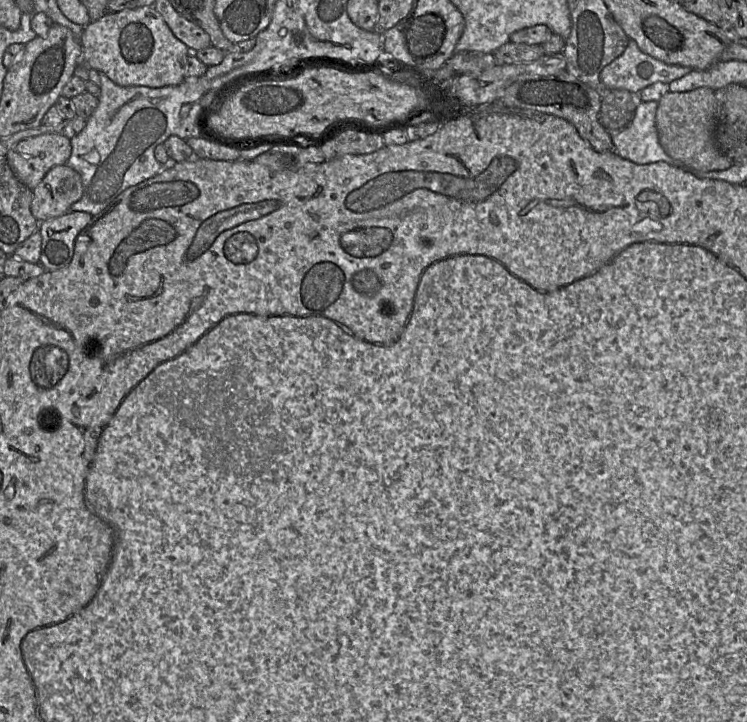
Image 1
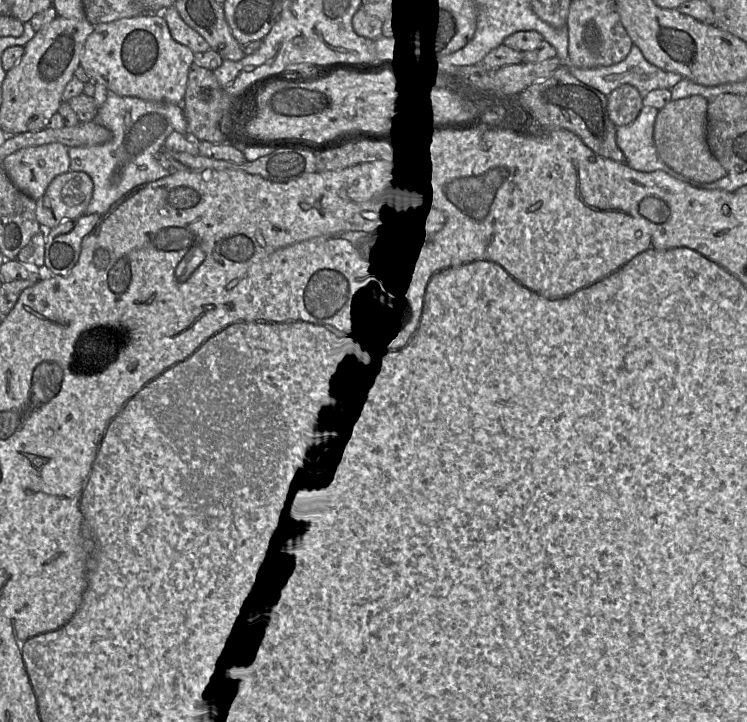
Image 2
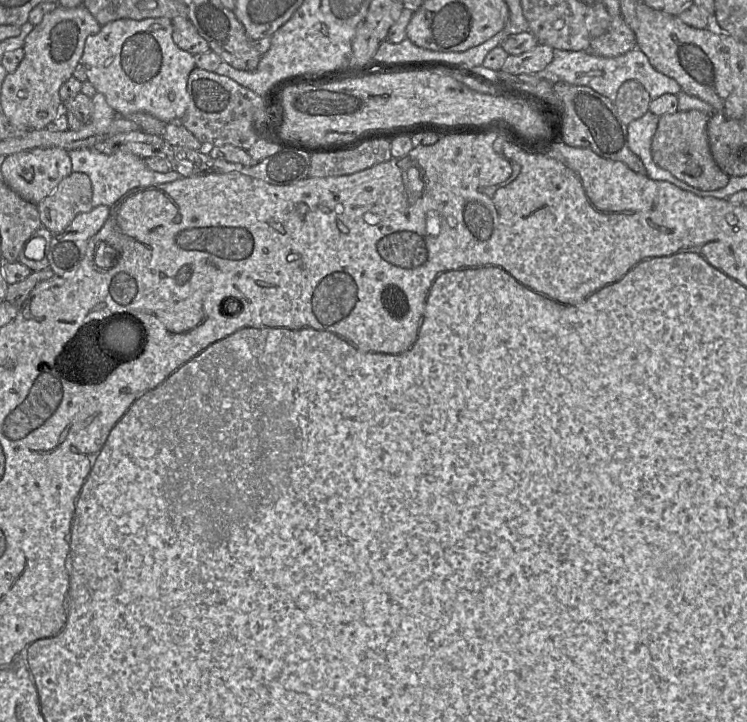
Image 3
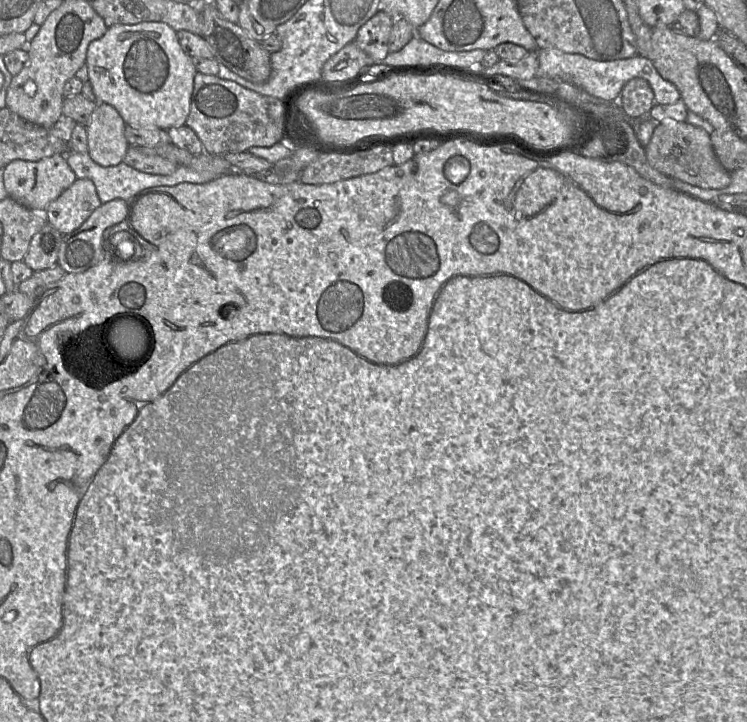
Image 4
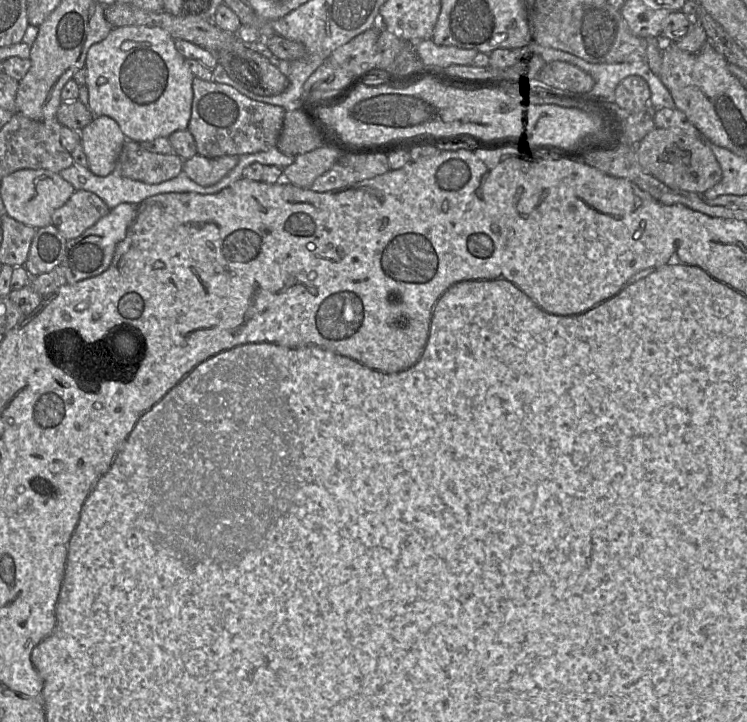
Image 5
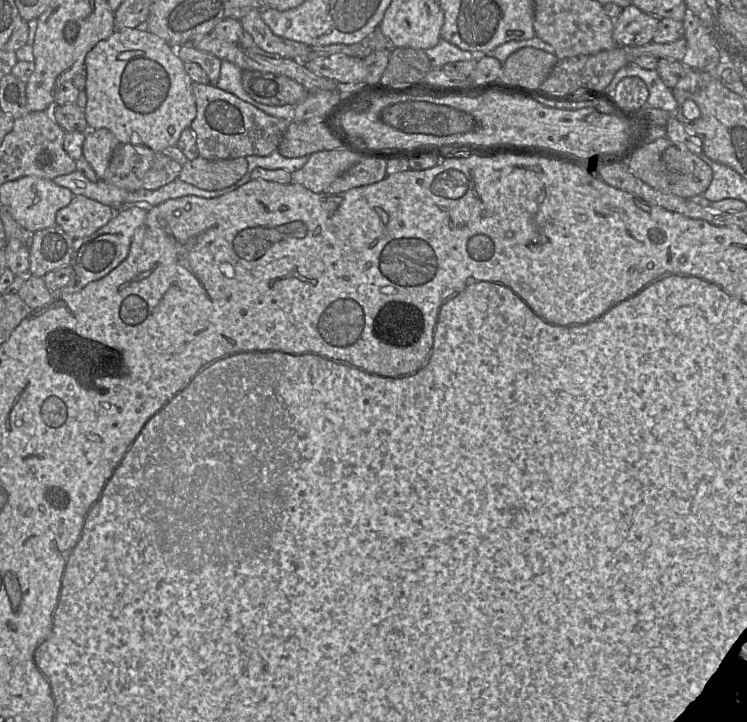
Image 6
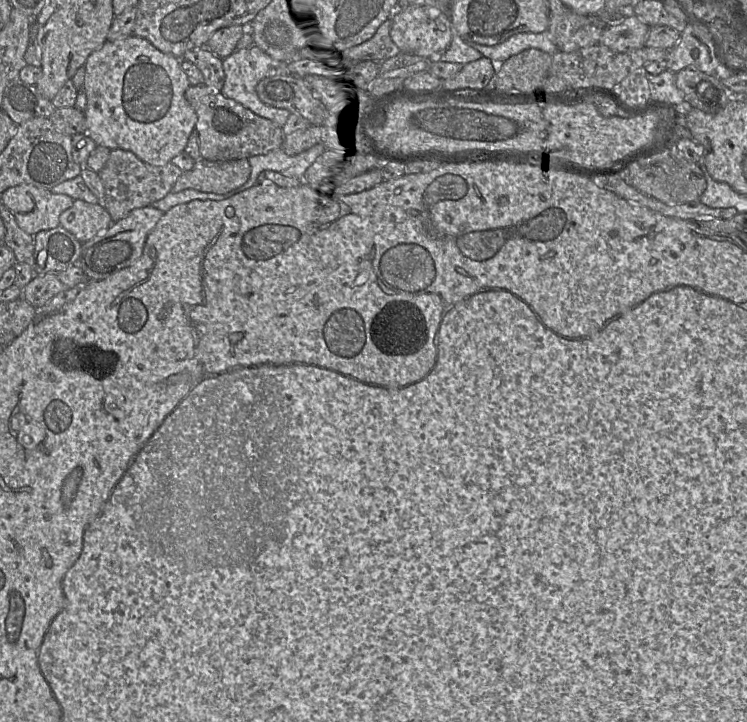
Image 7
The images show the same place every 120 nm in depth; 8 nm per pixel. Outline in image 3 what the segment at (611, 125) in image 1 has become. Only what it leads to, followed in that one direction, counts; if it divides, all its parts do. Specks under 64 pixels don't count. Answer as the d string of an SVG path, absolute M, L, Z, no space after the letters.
M627 80L619 87L614 104L618 114L632 121L649 111L651 98L642 84L636 80Z

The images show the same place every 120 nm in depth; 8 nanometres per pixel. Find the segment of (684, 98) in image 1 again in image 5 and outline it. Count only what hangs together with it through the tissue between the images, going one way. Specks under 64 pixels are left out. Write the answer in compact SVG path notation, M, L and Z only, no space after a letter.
M654 128L637 145L637 158L645 173L652 175L672 189L703 194L722 179L721 166L712 150L704 142L704 136L703 138L690 136L680 128Z

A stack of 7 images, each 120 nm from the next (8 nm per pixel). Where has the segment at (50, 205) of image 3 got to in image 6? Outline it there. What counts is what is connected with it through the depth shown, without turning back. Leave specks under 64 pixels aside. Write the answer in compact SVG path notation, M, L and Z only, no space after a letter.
M74 195L71 202L57 211L56 225L73 239L92 235L106 225L115 210L82 195Z

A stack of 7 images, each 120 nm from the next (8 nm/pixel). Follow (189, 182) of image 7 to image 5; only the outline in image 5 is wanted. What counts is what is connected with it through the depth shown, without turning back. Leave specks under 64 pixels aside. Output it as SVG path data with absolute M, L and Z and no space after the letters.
M195 155L183 162L183 172L200 186L212 186L225 177L239 162L239 156L207 158Z

